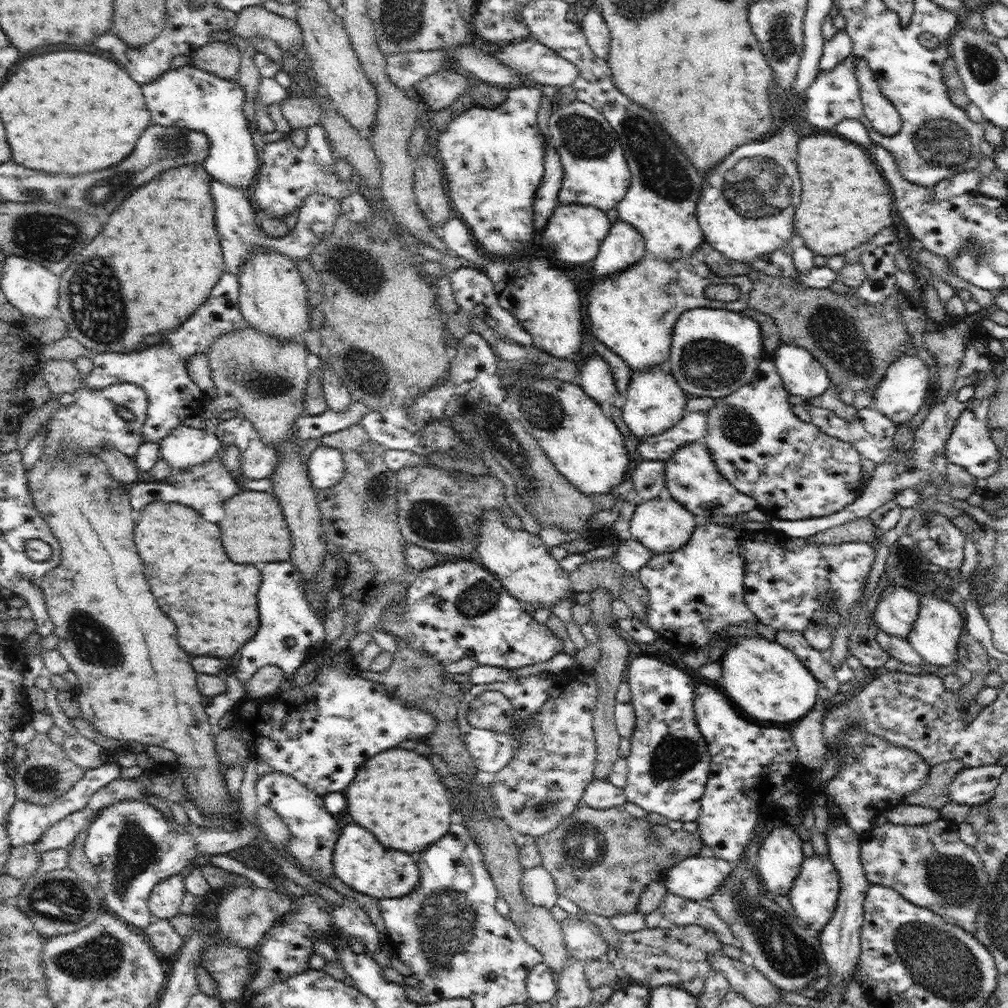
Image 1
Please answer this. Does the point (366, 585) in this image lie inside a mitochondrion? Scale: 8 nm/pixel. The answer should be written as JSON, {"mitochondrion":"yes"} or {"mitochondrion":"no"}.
{"mitochondrion":"no"}

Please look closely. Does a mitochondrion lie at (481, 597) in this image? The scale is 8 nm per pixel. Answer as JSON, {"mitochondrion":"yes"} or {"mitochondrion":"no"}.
{"mitochondrion":"yes"}

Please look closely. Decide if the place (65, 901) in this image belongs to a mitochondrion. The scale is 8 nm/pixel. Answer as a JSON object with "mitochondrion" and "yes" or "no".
{"mitochondrion":"yes"}

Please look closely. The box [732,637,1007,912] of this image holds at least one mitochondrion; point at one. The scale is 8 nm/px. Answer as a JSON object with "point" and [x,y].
{"point":[953,880]}

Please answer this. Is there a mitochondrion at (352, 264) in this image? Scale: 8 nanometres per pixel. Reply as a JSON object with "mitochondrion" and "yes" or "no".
{"mitochondrion":"yes"}

